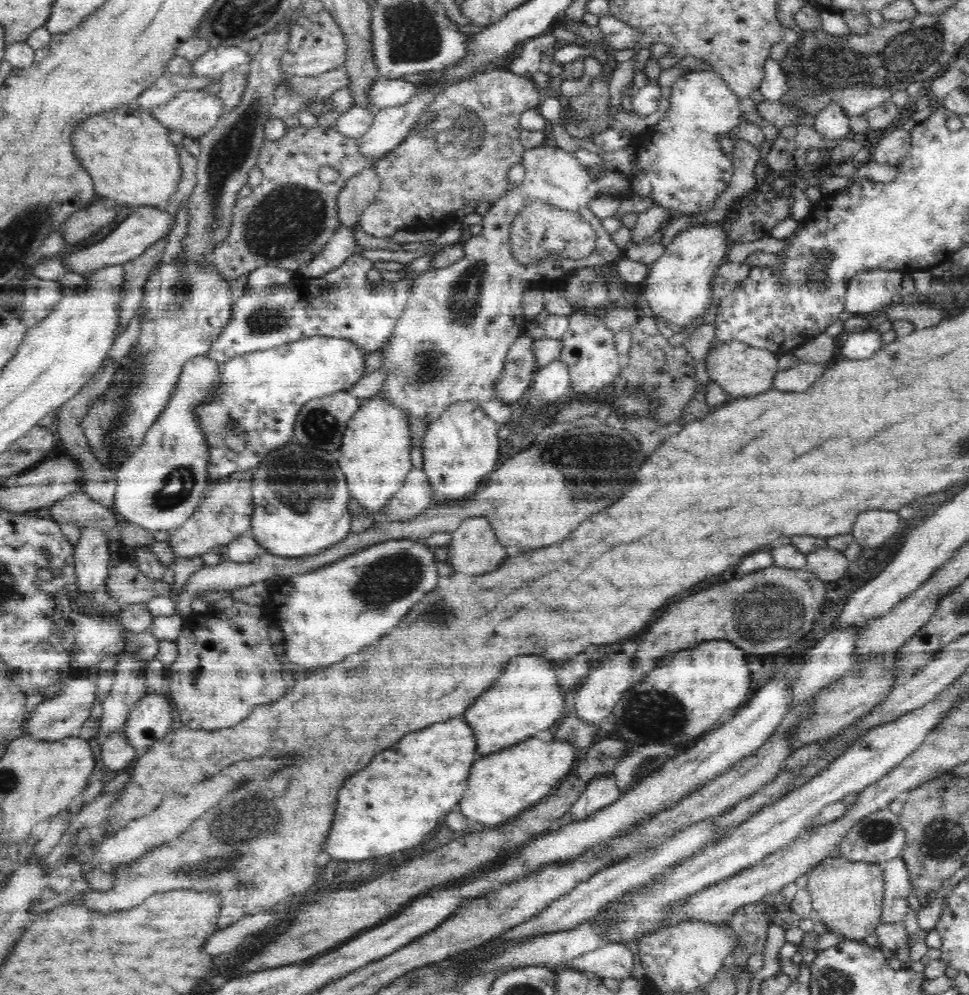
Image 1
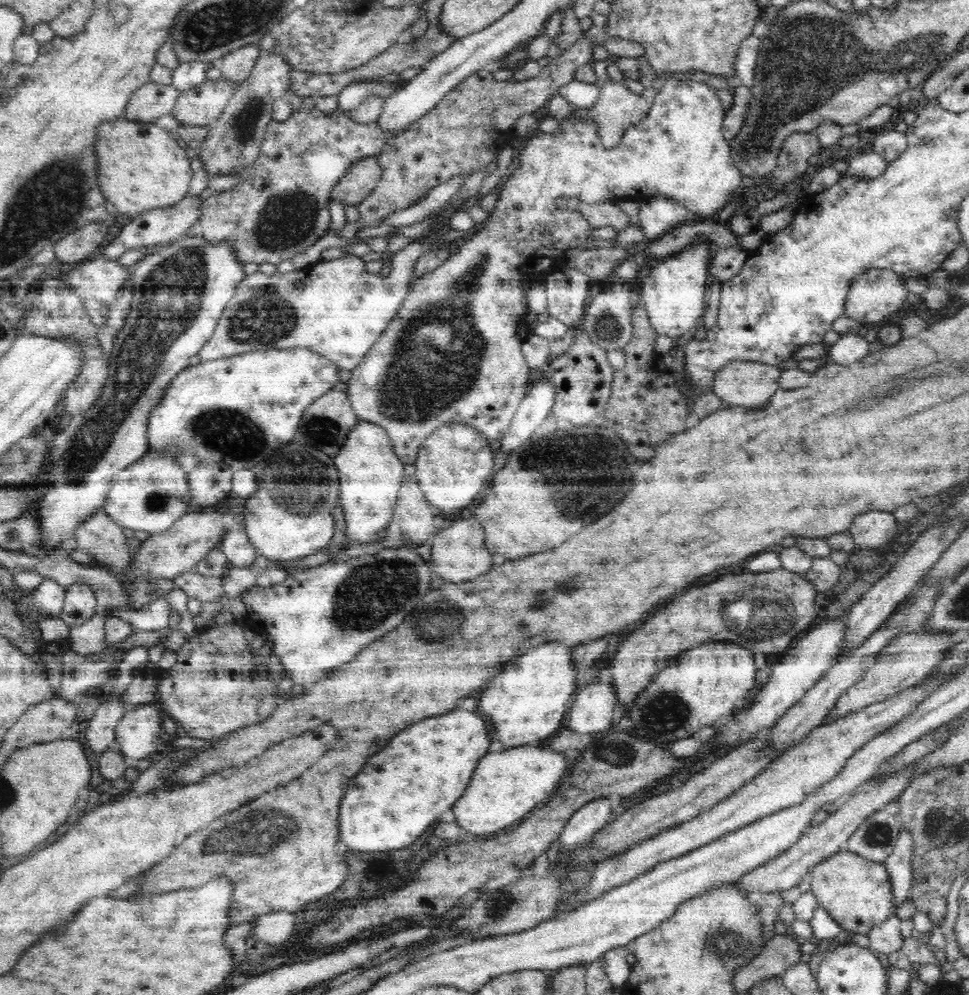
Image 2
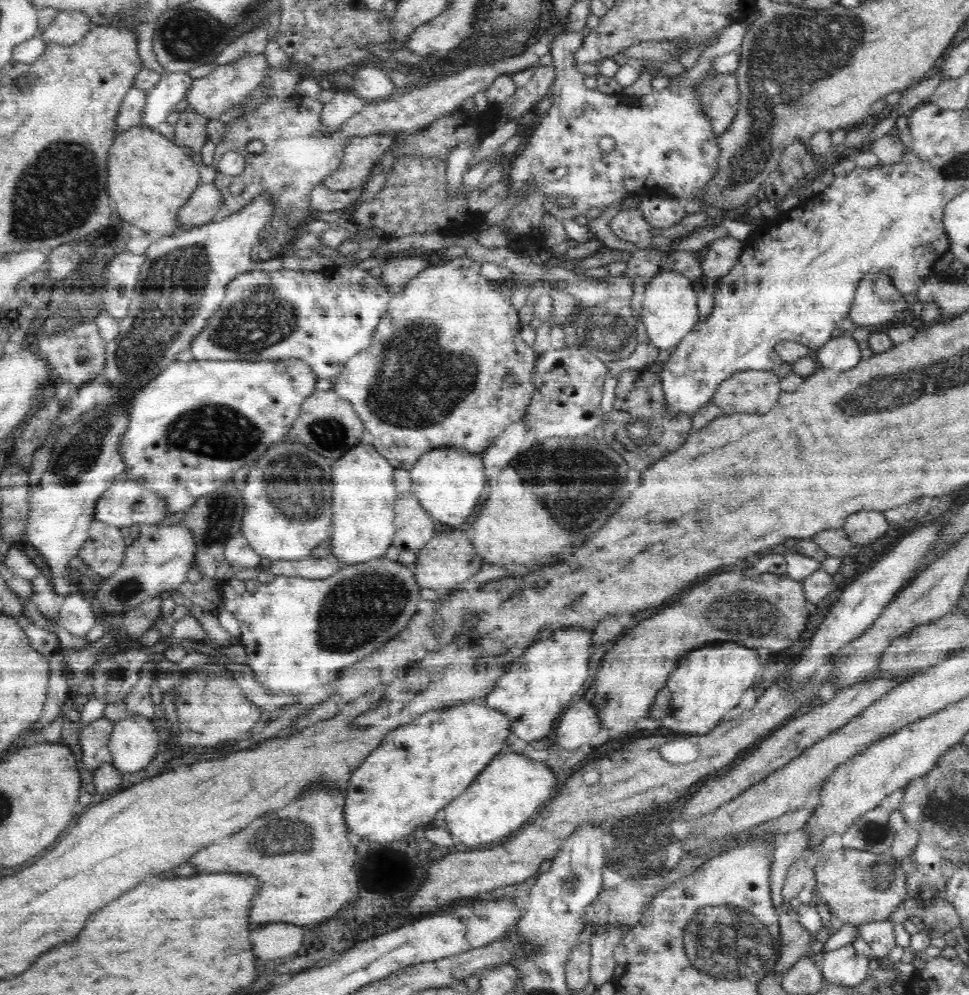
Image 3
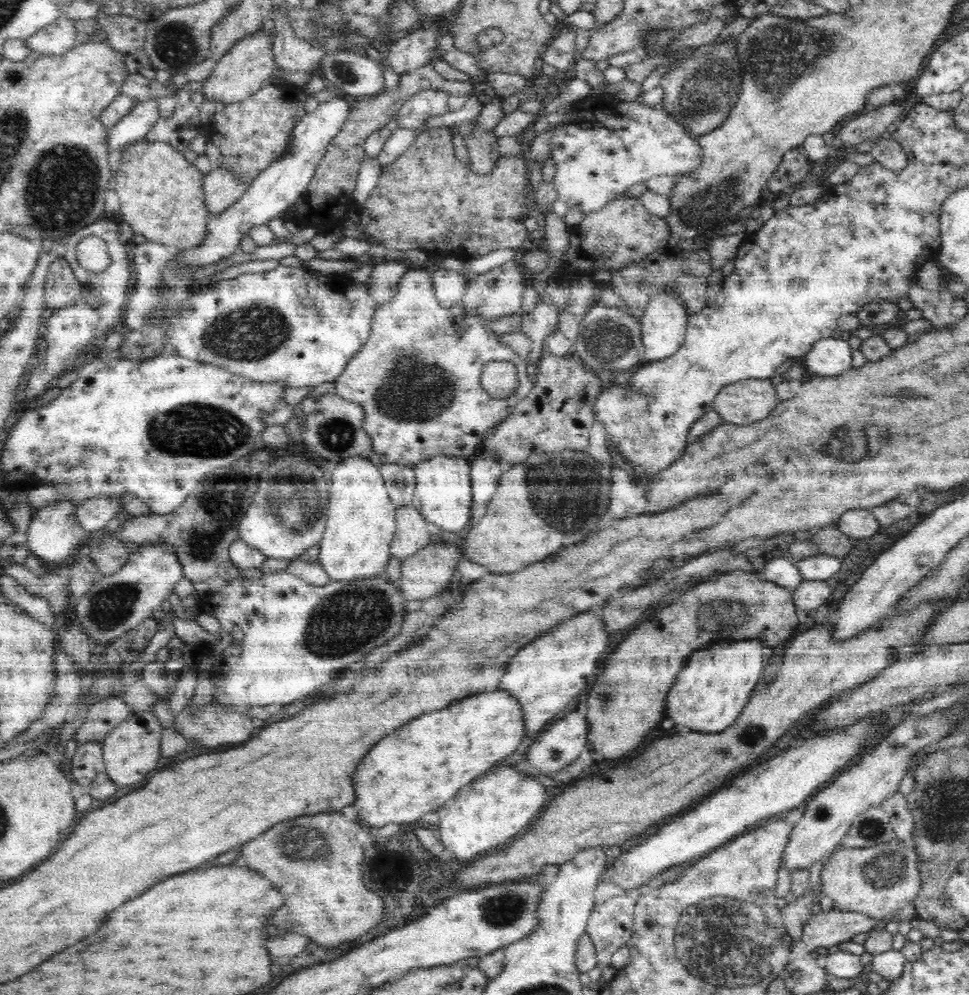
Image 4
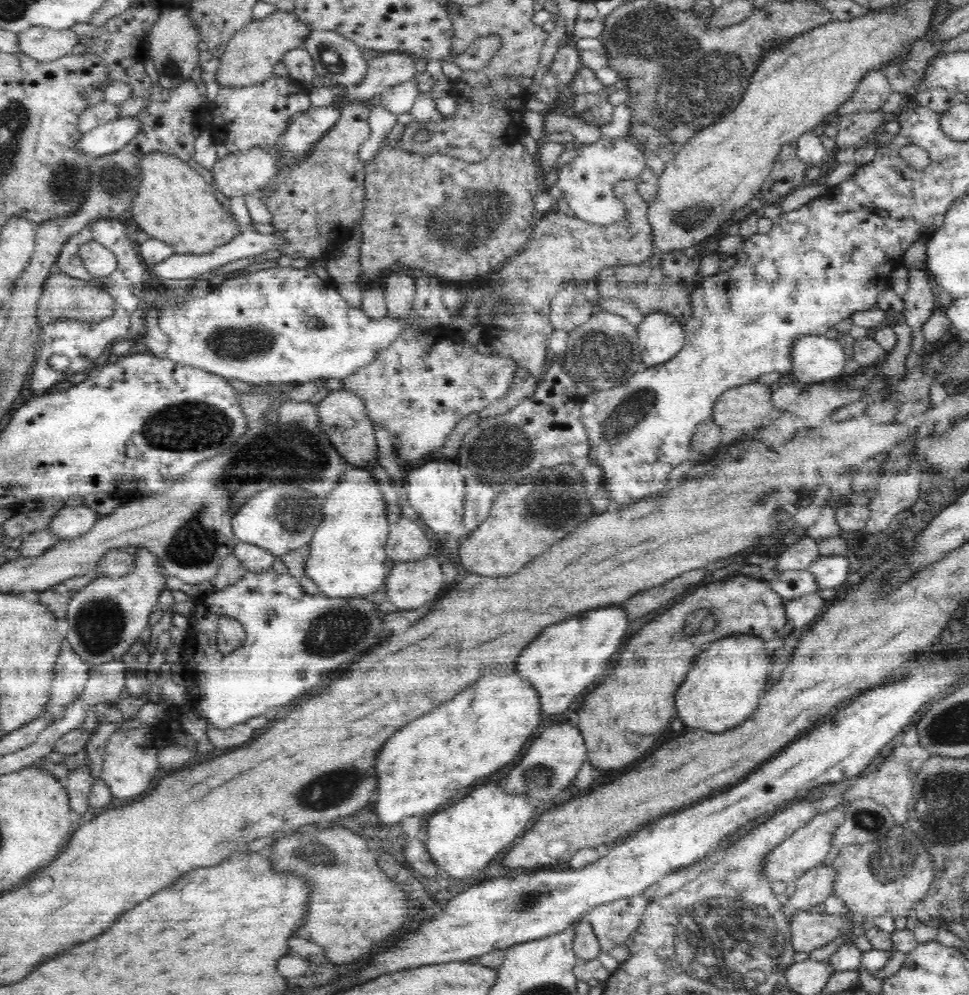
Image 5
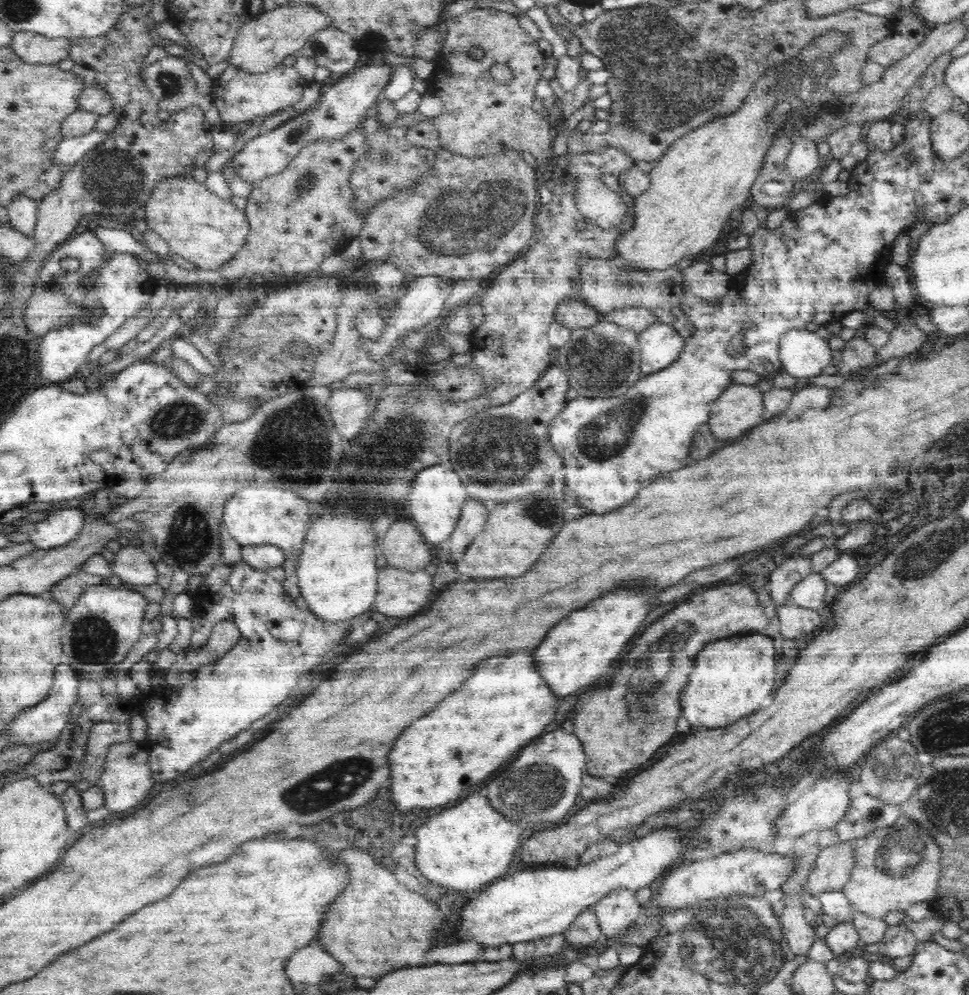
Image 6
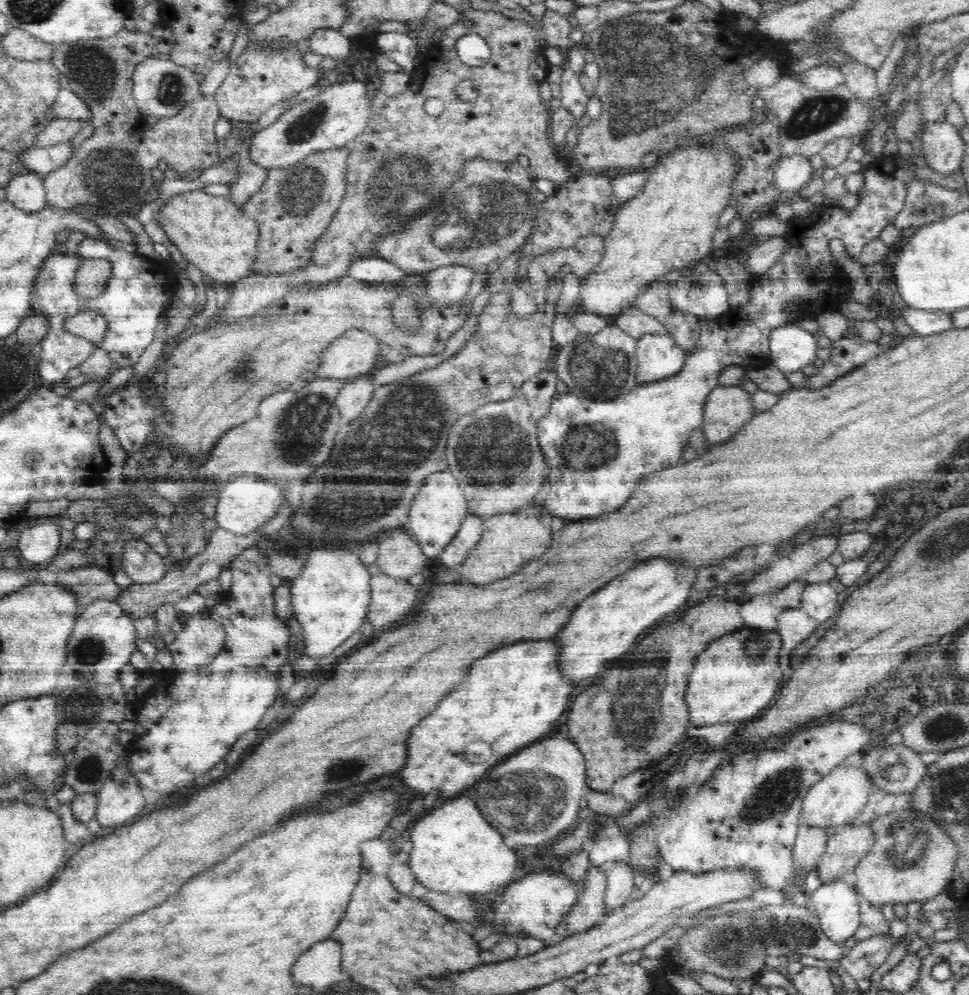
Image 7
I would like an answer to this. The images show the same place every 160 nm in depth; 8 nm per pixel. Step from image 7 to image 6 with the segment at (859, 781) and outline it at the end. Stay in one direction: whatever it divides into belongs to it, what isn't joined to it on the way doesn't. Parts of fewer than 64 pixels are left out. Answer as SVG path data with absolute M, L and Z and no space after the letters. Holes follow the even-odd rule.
M829 773L828 778L818 779L810 790L782 810L777 821L776 838L802 837L808 832L834 828L847 816L851 802L849 796L851 785L852 778L846 773Z

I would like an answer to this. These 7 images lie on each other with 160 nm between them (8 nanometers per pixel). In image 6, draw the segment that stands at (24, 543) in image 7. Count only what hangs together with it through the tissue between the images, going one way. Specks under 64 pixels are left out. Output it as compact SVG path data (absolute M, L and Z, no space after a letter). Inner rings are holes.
M79 507L60 509L37 523L25 522L23 528L29 542L39 550L63 546L82 530L85 513Z

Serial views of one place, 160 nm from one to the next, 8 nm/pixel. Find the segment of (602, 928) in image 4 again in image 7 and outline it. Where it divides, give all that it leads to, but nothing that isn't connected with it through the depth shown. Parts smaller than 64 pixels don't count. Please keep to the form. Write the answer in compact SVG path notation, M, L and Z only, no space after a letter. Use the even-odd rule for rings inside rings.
M628 862L613 863L606 868L607 888L605 891L606 913L631 901L634 873Z

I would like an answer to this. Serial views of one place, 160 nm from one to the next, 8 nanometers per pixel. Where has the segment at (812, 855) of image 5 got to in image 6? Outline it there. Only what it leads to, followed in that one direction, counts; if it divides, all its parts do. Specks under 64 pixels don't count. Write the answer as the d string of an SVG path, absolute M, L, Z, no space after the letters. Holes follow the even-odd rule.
M741 849L733 853L718 854L718 856L703 861L682 864L677 869L670 871L661 884L653 887L653 890L656 891L654 903L660 908L659 915L661 915L668 910L682 910L682 908L688 908L717 897L763 897L766 892L782 887L785 880L793 873L795 862L796 858L793 855L764 854L759 850Z

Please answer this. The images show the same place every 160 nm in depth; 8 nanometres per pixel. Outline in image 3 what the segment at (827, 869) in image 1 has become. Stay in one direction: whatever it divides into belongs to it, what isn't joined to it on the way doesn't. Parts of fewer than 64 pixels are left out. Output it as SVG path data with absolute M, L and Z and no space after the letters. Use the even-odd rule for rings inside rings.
M841 847L821 857L814 868L814 891L828 904L832 916L861 925L886 920L908 898L906 873L889 852L874 854Z

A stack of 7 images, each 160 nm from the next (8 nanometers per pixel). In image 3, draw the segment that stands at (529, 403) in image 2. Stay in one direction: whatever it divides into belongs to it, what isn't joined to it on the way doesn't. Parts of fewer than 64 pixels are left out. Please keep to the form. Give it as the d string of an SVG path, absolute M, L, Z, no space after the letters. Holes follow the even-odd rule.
M522 416L520 420L510 424L500 436L492 441L492 444L482 453L485 478L490 478L492 474L500 472L510 460L520 454L528 427L525 416Z

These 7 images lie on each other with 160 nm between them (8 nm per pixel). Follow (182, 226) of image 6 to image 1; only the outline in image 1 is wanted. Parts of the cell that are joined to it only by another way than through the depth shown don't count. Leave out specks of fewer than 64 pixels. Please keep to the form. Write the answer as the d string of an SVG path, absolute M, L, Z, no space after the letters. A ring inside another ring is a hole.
M114 110L102 112L82 120L70 141L82 166L92 176L98 195L134 208L156 207L176 192L182 169L177 145L170 140L166 127L147 110L141 111L140 117L142 123L138 128L124 129L116 125Z

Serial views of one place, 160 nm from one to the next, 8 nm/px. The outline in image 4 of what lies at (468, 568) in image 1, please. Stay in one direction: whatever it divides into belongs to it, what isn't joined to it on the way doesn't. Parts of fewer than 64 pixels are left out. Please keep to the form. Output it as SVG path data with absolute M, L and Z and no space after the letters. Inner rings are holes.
M435 540L416 554L402 560L400 566L399 591L406 600L426 600L430 596L448 590L450 579L460 561L464 561L463 547L458 548L448 543Z

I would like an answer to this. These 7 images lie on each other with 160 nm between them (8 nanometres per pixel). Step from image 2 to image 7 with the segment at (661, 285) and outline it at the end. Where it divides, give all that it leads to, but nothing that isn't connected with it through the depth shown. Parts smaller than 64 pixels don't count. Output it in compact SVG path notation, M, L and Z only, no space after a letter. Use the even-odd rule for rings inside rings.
M667 332L646 334L637 342L635 381L640 385L674 376L684 368L686 356L685 350Z

